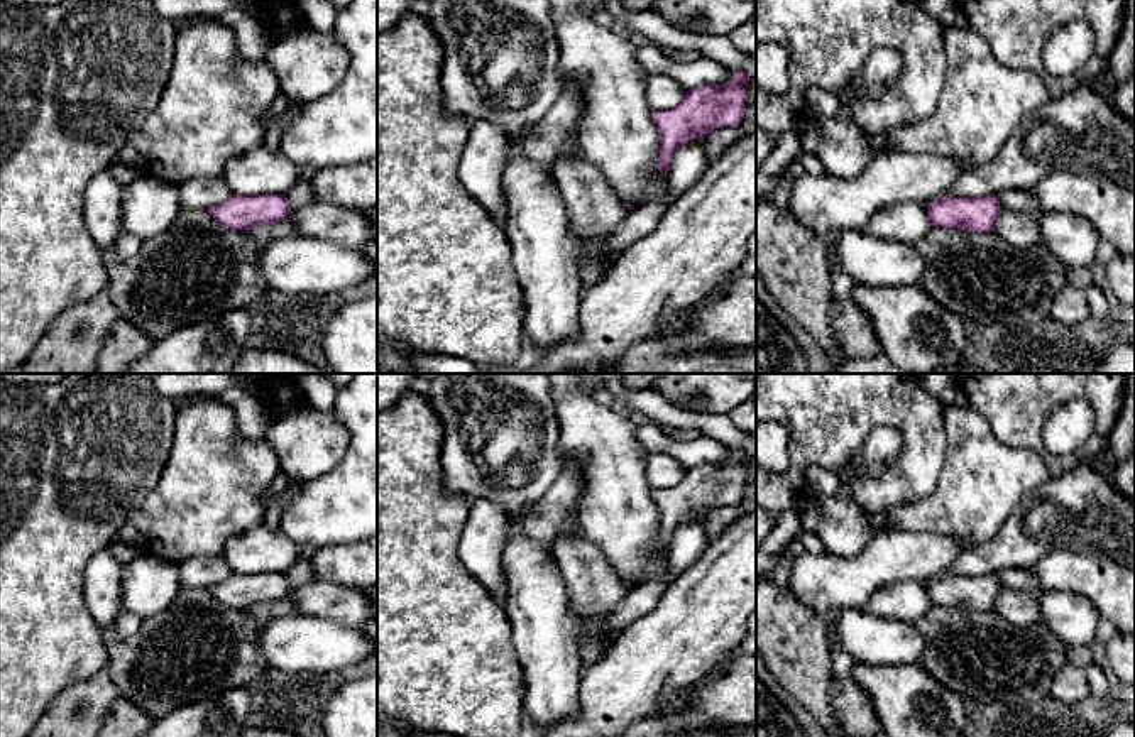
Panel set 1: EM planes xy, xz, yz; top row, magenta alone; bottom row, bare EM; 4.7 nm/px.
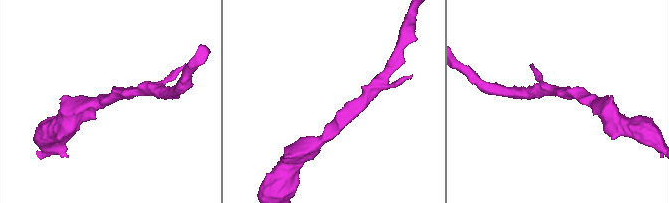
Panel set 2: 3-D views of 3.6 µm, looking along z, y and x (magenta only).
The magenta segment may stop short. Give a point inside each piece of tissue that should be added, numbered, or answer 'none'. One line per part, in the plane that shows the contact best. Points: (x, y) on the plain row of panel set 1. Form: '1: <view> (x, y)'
none

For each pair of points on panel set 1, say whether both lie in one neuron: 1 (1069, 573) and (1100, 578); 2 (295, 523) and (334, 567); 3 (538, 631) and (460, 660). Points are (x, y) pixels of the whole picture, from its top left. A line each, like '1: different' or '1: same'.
1: same
2: different
3: different

